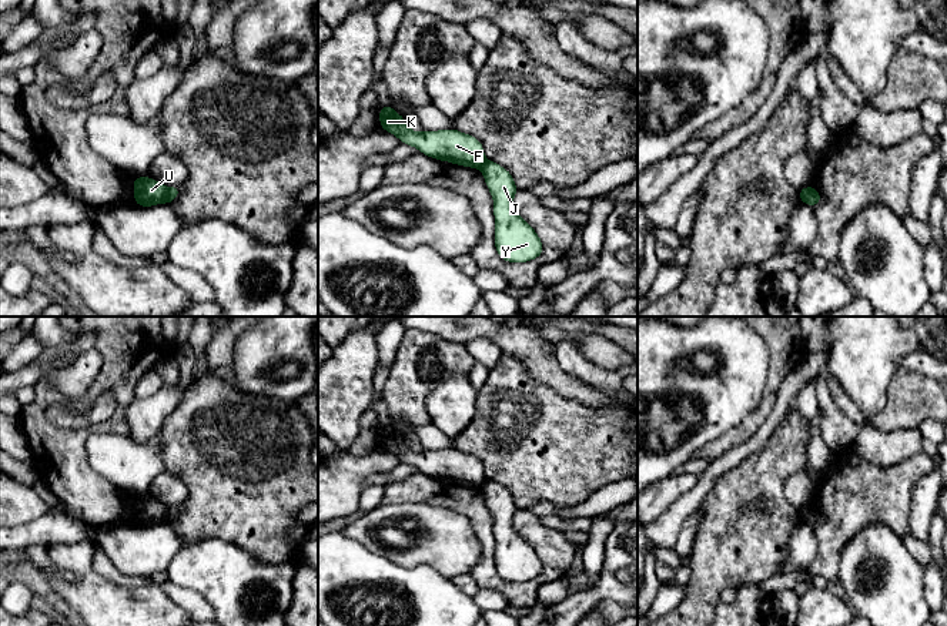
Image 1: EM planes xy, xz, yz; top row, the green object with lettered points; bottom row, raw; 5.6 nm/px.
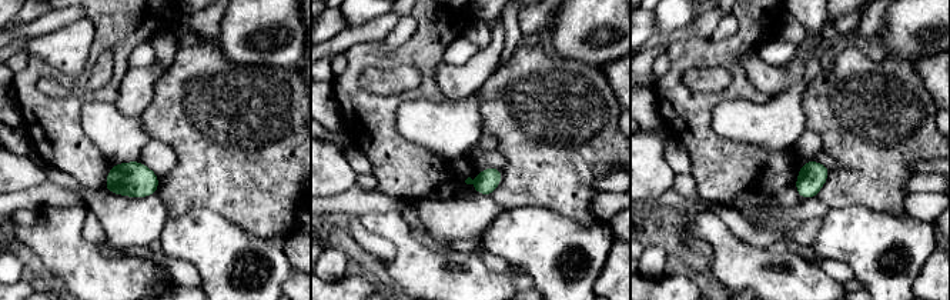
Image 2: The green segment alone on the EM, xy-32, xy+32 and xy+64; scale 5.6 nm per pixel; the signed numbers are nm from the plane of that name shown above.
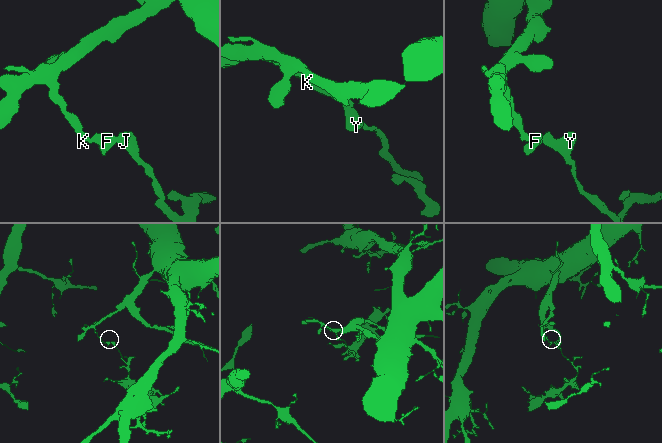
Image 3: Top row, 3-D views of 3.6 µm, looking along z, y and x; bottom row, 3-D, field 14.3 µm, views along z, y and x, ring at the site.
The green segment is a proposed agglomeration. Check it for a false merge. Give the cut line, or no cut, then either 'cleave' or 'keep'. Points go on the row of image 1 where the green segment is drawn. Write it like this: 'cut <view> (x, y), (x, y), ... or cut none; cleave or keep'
cut xy (167, 188), (163, 201); cleave

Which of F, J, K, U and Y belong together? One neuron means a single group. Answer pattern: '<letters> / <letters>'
F K U / J Y

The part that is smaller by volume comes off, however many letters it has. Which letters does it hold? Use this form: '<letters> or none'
J, Y

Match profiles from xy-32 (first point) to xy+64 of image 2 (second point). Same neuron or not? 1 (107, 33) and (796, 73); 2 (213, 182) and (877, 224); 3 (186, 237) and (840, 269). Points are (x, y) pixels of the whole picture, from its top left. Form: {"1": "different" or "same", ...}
{"1": "different", "2": "different", "3": "different"}

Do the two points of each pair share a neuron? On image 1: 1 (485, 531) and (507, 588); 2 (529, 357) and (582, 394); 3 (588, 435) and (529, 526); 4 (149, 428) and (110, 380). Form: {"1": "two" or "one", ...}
{"1": "one", "2": "one", "3": "two", "4": "two"}

